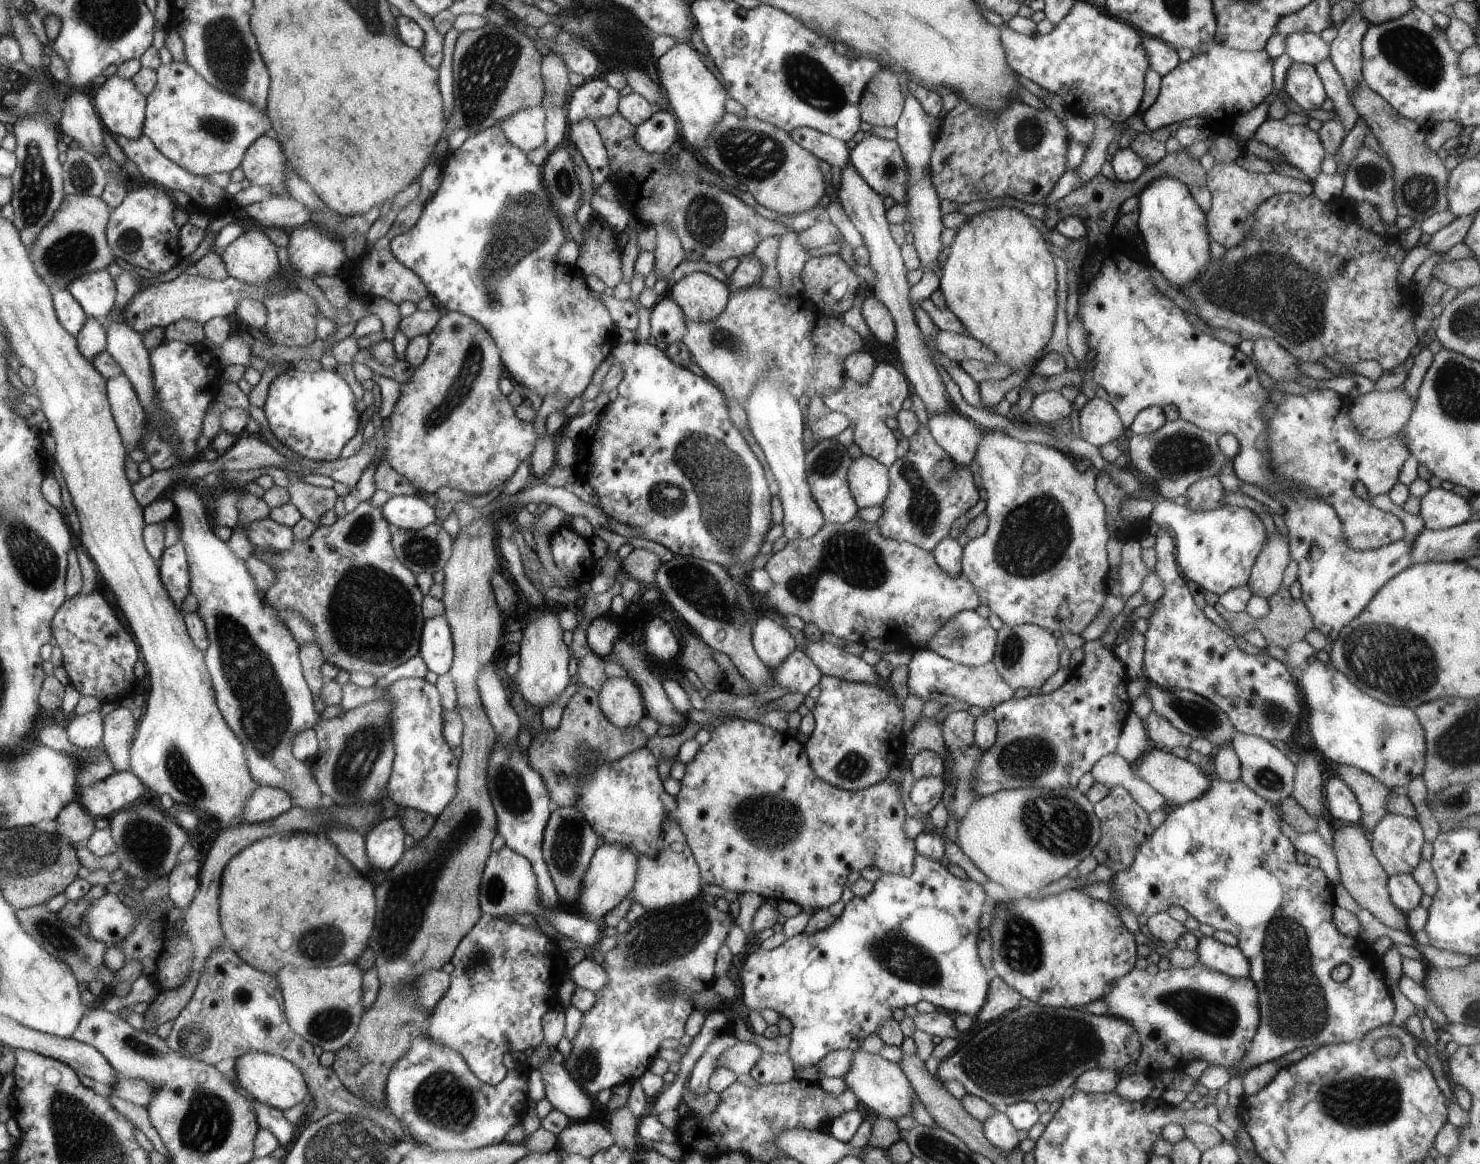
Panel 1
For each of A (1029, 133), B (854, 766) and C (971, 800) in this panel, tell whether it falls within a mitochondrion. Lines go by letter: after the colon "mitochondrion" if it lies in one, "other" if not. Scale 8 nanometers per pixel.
A: mitochondrion
B: mitochondrion
C: other

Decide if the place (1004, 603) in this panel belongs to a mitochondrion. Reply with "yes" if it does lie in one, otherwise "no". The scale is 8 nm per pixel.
no

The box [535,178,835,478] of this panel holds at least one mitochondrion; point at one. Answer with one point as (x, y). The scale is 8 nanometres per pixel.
(704, 219)

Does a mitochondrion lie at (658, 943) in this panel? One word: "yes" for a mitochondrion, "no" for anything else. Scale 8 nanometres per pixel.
yes

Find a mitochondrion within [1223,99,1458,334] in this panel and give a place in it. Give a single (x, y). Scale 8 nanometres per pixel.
(1421, 192)

